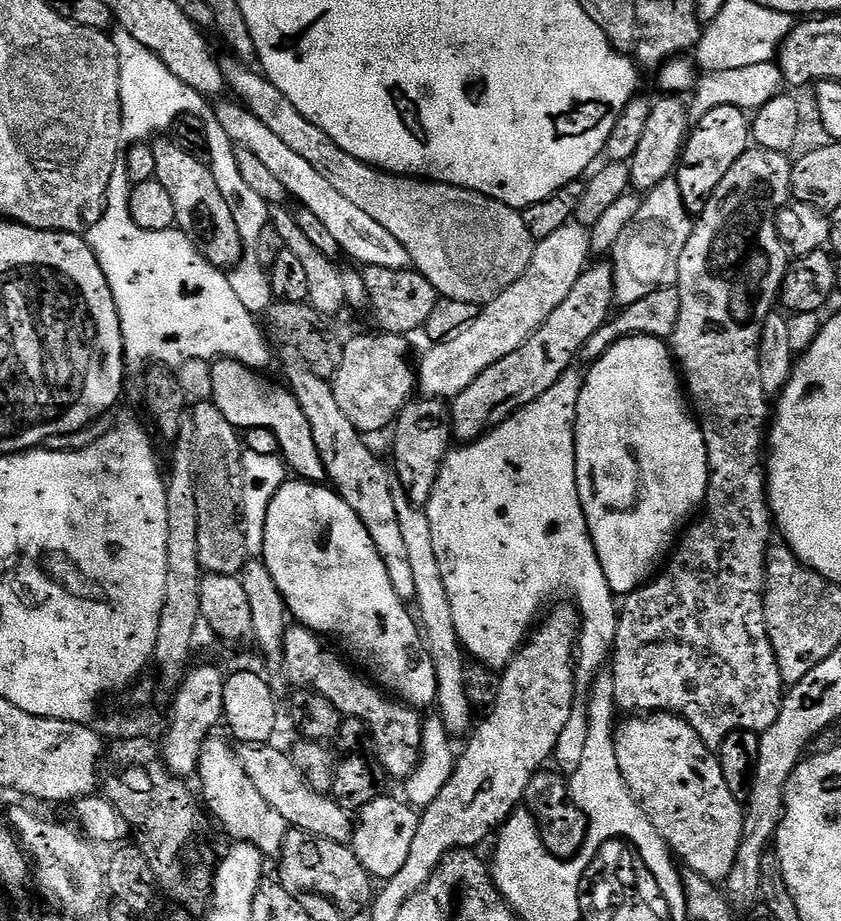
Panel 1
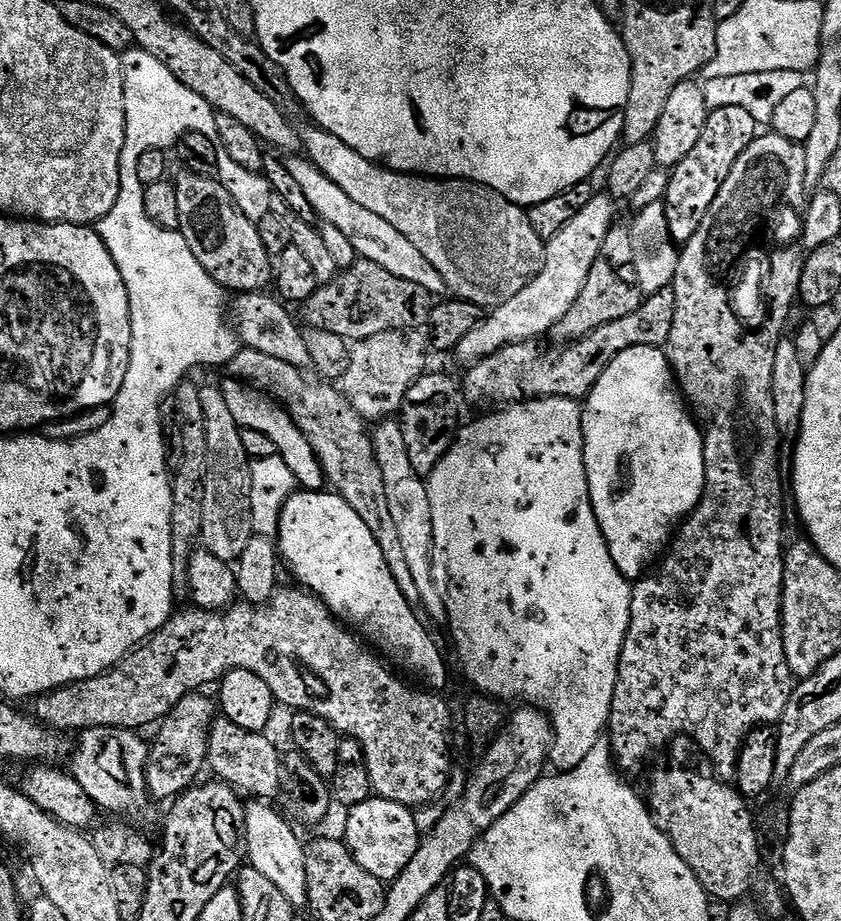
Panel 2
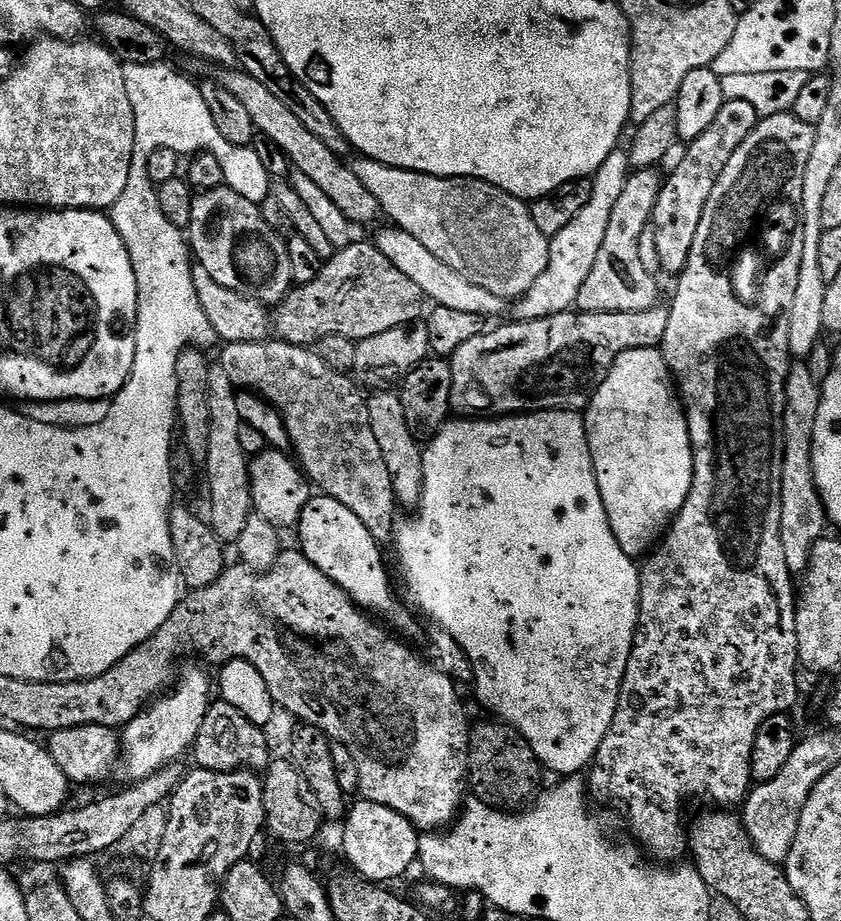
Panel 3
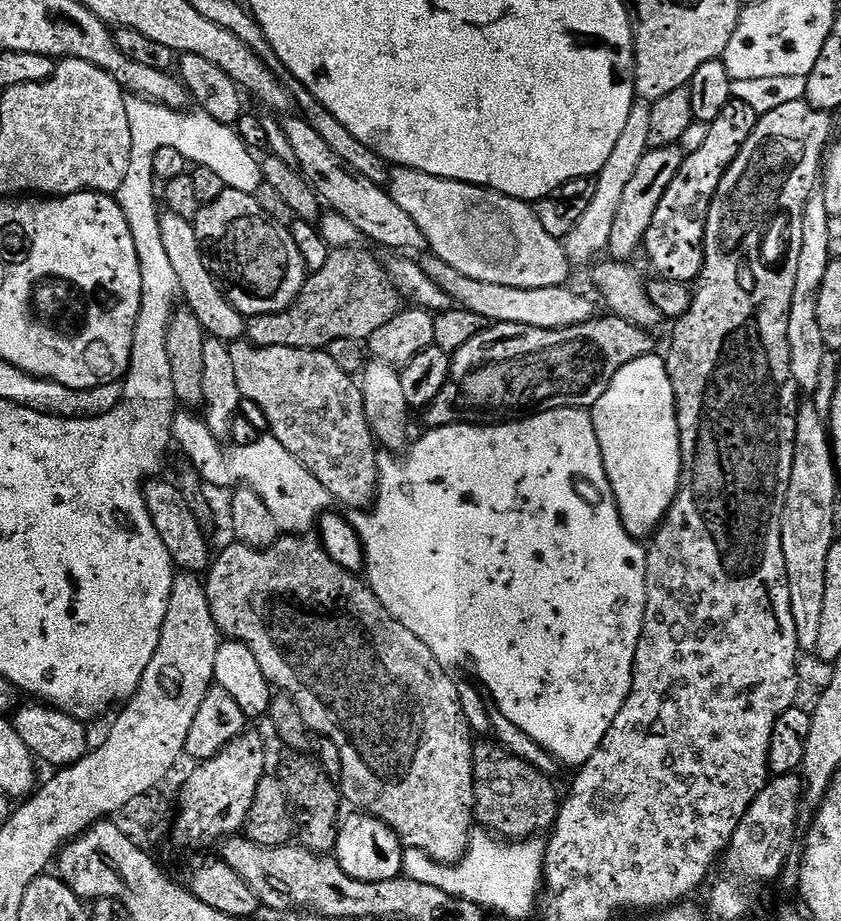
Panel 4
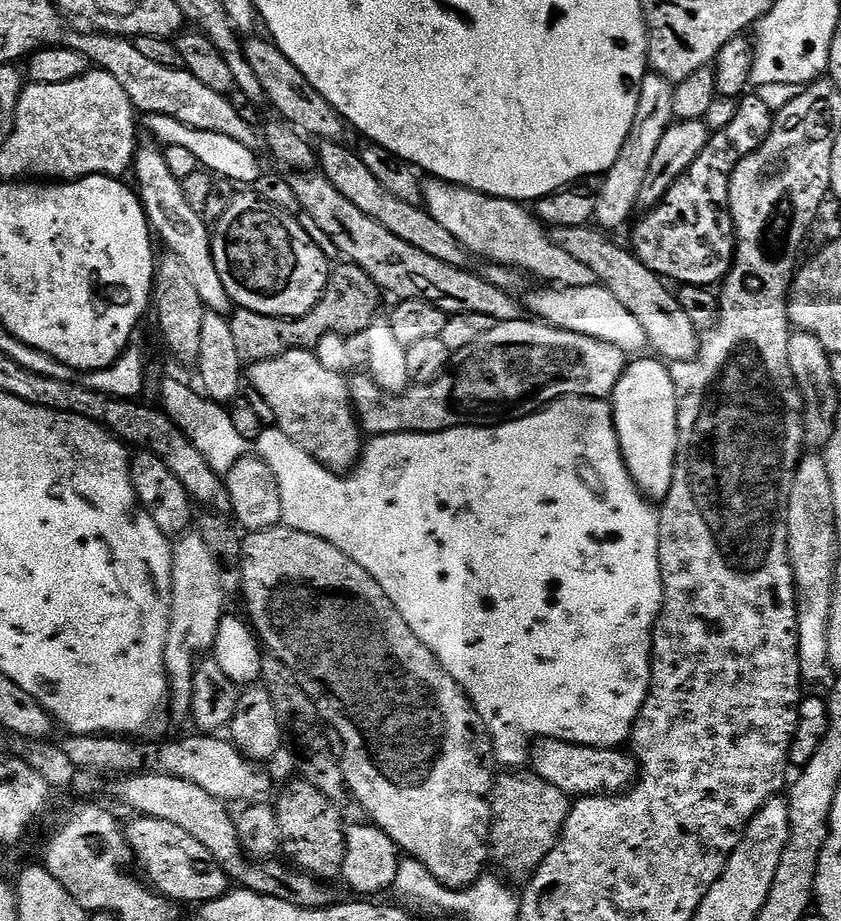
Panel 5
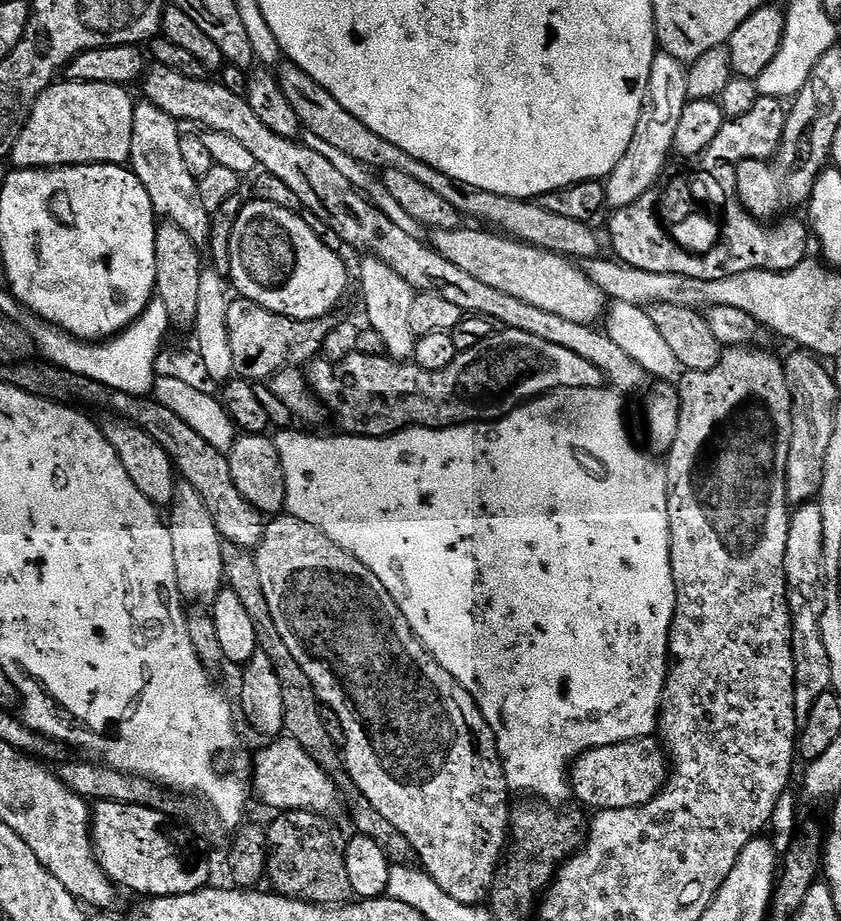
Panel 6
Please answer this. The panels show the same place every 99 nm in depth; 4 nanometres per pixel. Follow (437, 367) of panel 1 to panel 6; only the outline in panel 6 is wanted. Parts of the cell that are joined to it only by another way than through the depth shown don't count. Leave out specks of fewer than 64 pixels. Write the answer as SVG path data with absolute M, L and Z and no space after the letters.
M657 51L650 70L648 99L634 130L634 138L630 138L630 146L626 146L626 154L622 154L618 166L614 166L612 173L606 177L604 199L609 209L630 206L659 185L656 183L668 164L668 156L673 155L674 134L678 131L678 121L688 101L688 68L685 61L671 51Z

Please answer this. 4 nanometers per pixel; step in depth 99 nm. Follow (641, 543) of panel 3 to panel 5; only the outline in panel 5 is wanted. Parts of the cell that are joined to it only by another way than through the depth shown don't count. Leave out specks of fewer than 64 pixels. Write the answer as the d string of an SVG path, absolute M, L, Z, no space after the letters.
M636 358L625 368L618 386L612 391L612 421L620 443L620 453L636 487L653 502L662 502L676 469L678 450L678 414L672 373L659 359Z

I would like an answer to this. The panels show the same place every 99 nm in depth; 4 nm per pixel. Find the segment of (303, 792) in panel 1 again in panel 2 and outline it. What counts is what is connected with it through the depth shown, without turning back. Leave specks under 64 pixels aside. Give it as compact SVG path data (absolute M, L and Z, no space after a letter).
M218 718L208 735L207 767L217 781L232 785L241 793L249 792L252 798L272 798L282 788L282 756L259 732L247 732L229 720Z

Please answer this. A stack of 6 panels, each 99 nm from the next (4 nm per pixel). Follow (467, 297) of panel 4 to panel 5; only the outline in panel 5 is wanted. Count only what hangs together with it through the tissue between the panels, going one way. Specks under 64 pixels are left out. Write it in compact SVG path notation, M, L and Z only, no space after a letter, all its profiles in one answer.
M595 283L588 287L560 286L545 289L532 292L524 298L525 309L529 309L529 313L543 323L570 333L585 334L587 337L610 342L628 356L639 355L643 353L640 351L649 347L648 335L639 325L638 318L626 306L622 306L604 285Z

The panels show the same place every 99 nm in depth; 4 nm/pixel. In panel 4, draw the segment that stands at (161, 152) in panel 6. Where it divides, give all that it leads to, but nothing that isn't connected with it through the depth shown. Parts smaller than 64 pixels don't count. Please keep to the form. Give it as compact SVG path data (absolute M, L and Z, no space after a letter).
M165 211L160 218L162 244L166 246L166 254L170 257L174 274L178 274L180 296L183 303L202 322L205 333L211 339L225 342L243 340L246 336L246 317L234 307L224 296L220 283L210 274L204 259L204 251L200 249L195 223L178 214Z

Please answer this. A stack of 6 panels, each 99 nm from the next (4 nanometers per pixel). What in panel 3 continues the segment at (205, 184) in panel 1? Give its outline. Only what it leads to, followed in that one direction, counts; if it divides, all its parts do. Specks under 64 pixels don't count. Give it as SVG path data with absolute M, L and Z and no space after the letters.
M215 188L209 192L200 192L192 201L190 222L186 229L186 243L194 257L195 263L218 282L218 286L226 286L226 290L234 290L251 300L257 300L265 306L275 306L292 291L294 285L291 274L291 260L285 237L270 226L266 226L266 218L262 218L260 206L254 202L246 202L242 194L234 194L229 188Z

